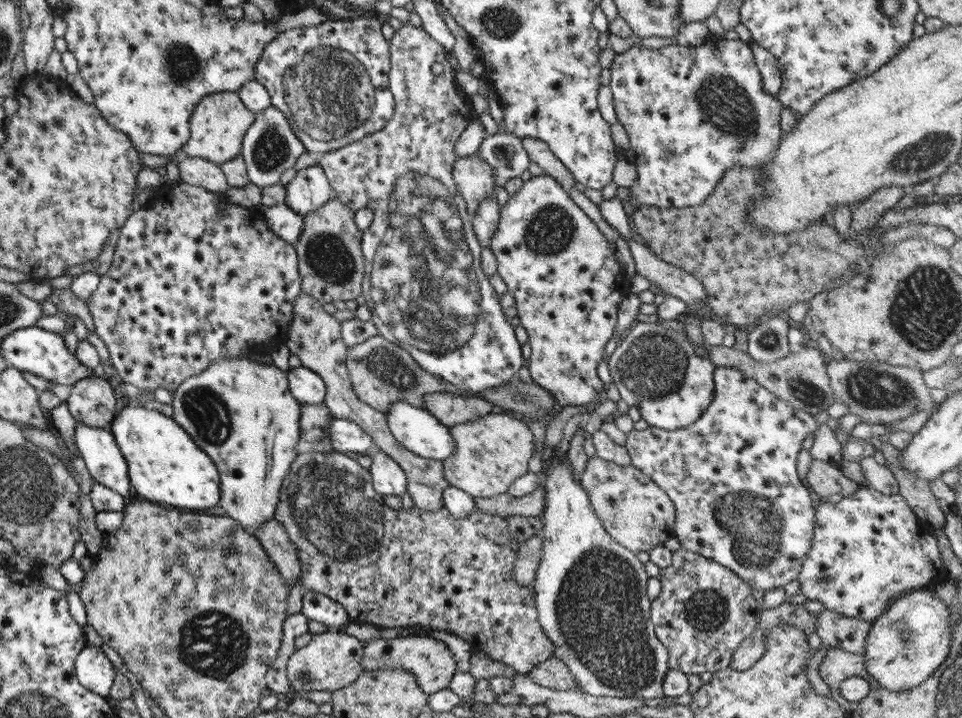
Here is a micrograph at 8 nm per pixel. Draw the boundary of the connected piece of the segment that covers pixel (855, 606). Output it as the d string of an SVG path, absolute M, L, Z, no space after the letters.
M859 486L857 491L842 497L835 504L821 499L814 507L814 516L809 549L795 580L799 583L798 592L807 601L821 602L822 609L871 622L901 594L944 580L943 559L933 536L933 528L915 515L898 492L881 494L869 487Z

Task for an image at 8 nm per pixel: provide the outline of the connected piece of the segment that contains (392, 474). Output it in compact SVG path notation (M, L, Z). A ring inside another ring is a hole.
M374 448L369 454L371 458L371 466L368 468L369 477L373 490L381 496L401 496L407 490L407 479L405 479L402 469L390 460L383 452Z

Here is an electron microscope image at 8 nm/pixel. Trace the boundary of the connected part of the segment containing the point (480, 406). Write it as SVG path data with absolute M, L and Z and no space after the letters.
M455 393L425 394L423 401L421 408L447 428L477 421L482 416L489 415L492 409L481 397Z

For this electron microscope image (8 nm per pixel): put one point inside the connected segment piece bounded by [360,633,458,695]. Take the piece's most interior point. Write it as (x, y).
(429, 660)

